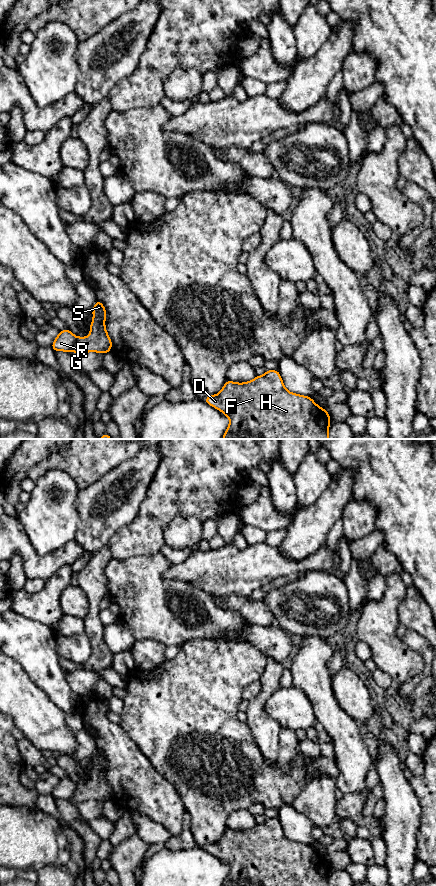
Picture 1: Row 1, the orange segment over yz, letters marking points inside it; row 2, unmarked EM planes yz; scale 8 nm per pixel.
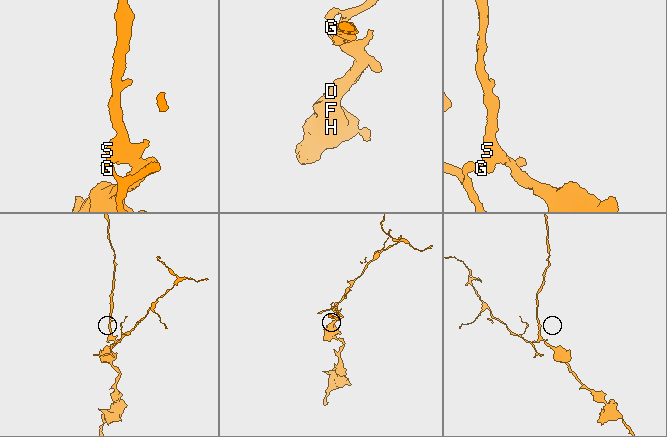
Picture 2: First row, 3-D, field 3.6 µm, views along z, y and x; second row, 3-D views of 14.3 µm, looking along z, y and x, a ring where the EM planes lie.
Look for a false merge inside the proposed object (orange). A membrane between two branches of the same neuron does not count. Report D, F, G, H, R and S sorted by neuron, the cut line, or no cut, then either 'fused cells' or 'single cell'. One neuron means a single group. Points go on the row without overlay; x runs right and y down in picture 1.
D F G H S / R; cut in yz along (76, 785), (71, 797); fused cells

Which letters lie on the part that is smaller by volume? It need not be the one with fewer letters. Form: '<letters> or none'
R

